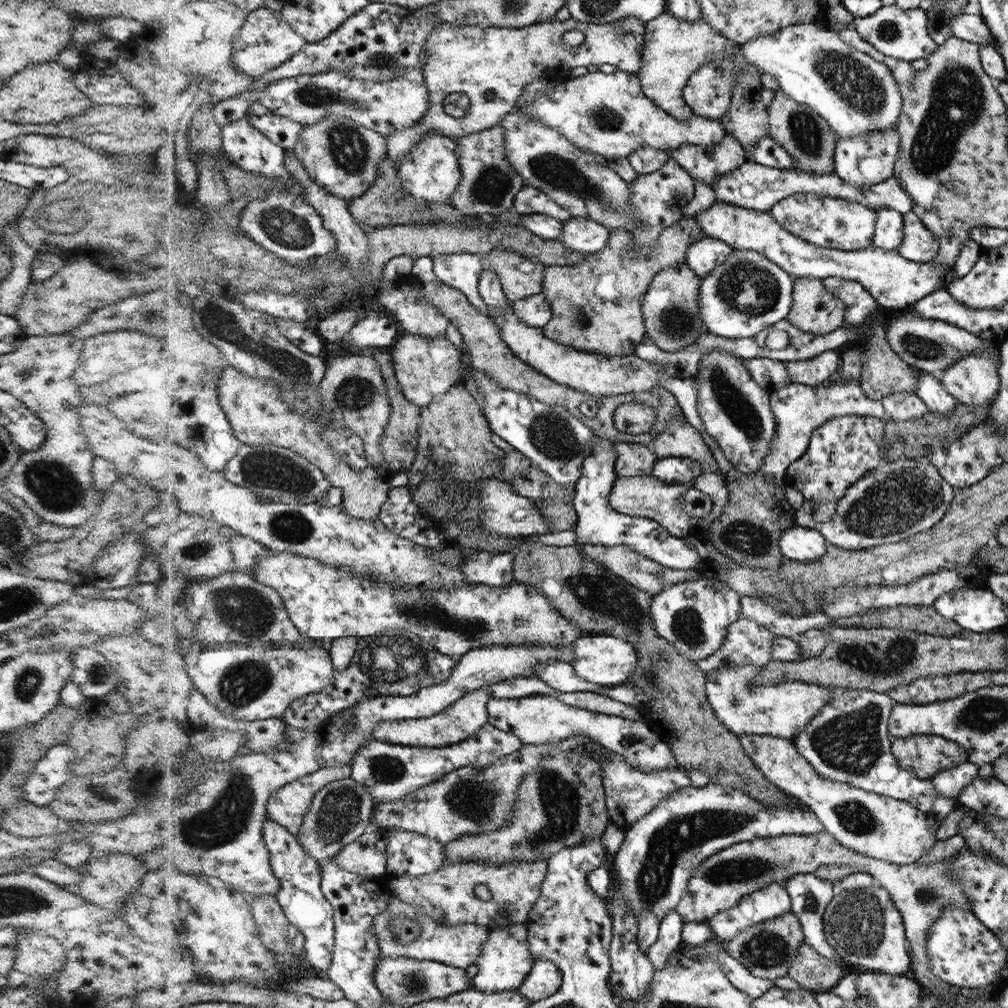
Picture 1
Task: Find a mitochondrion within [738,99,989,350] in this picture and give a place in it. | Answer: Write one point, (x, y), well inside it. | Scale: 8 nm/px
(803, 128)

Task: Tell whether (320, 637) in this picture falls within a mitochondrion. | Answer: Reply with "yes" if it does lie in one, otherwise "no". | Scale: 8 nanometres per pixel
no

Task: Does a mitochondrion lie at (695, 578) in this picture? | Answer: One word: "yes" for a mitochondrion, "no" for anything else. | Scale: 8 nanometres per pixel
no

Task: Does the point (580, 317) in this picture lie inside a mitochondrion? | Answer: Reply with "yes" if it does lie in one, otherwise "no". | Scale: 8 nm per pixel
yes

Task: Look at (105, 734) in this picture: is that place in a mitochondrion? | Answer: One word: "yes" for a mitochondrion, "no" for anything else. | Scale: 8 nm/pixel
no

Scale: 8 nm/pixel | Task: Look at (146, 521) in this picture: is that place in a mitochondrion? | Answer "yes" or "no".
no

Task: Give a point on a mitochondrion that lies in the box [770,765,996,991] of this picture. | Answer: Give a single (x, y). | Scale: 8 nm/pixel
(857, 923)

